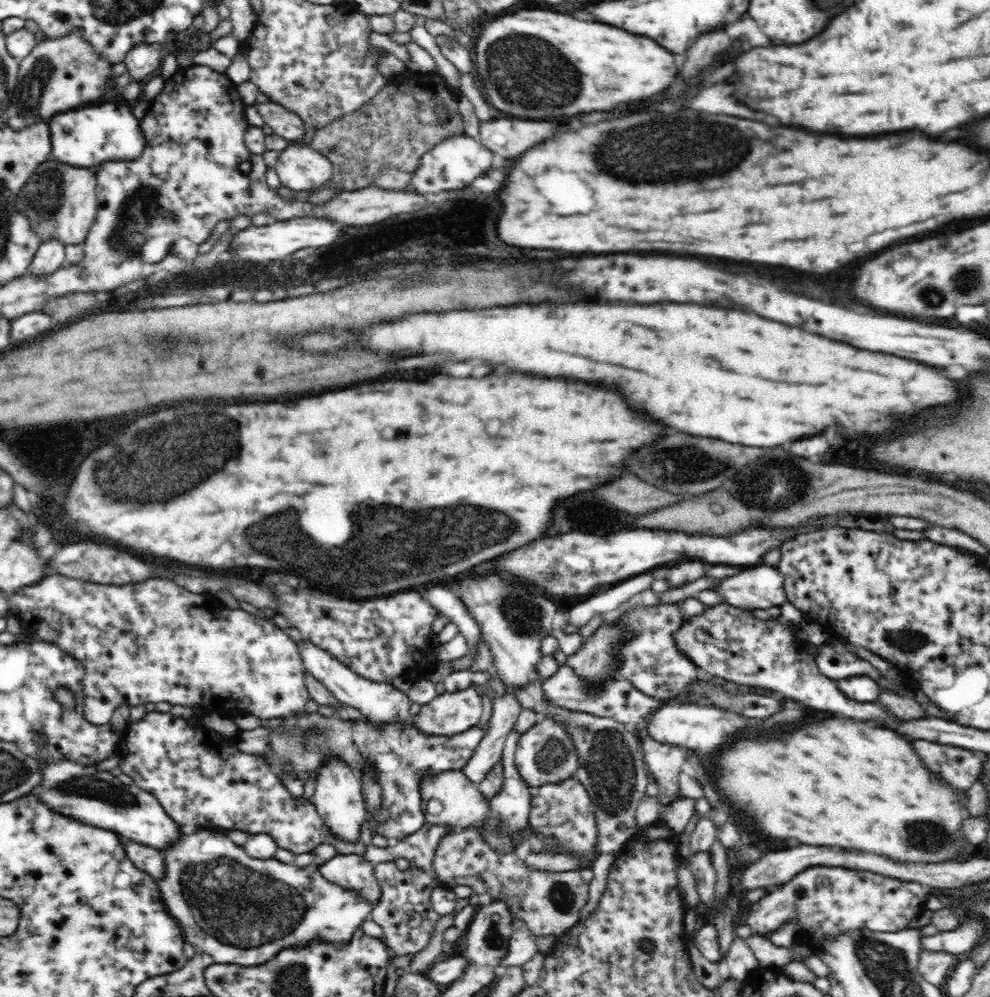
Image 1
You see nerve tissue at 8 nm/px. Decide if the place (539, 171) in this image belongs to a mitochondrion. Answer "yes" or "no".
no

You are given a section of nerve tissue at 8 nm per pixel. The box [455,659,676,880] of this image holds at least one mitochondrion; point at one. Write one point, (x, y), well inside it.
(611, 767)

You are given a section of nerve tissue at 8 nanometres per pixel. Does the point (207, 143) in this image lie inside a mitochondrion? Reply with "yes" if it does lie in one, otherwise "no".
no

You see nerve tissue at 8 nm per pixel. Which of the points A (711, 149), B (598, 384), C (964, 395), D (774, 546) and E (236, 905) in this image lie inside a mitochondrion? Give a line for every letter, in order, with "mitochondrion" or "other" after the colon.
A: mitochondrion
B: other
C: other
D: other
E: mitochondrion

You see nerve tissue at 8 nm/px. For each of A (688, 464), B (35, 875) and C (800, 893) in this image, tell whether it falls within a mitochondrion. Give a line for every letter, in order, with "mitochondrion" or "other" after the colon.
A: mitochondrion
B: other
C: other

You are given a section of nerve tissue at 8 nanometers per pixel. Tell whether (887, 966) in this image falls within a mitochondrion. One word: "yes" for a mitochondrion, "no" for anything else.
yes

